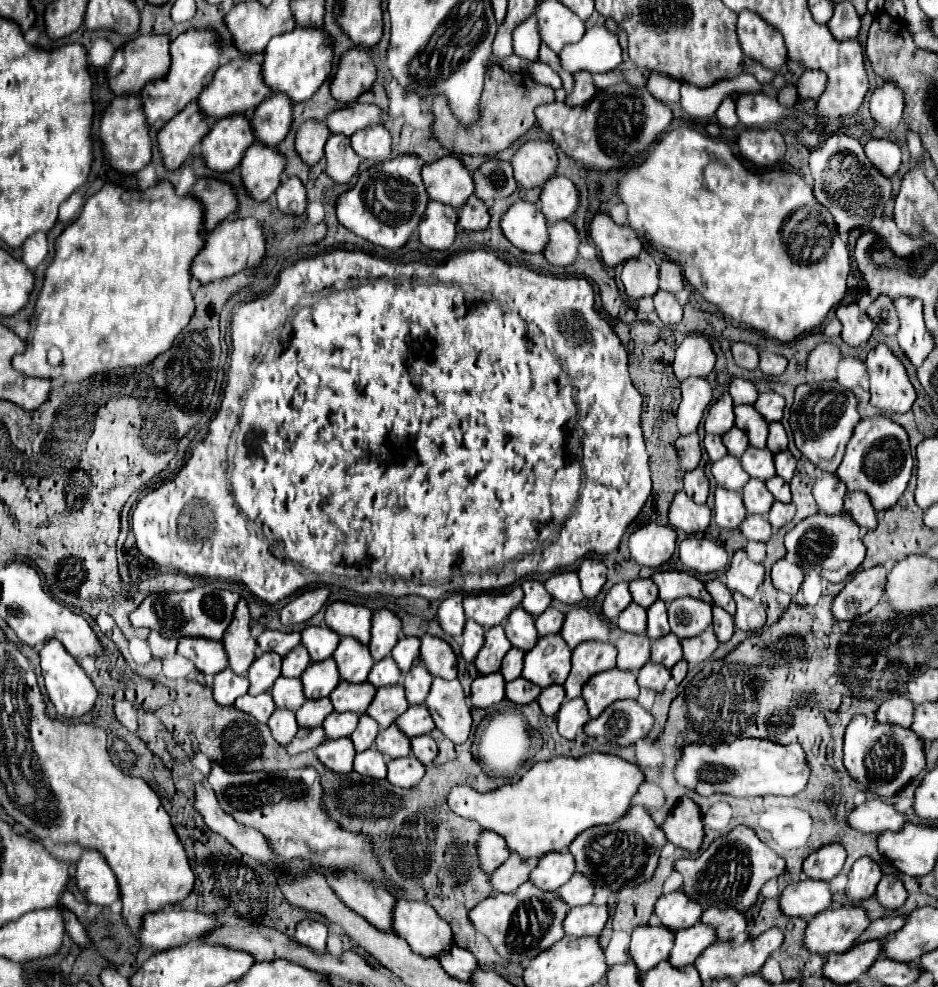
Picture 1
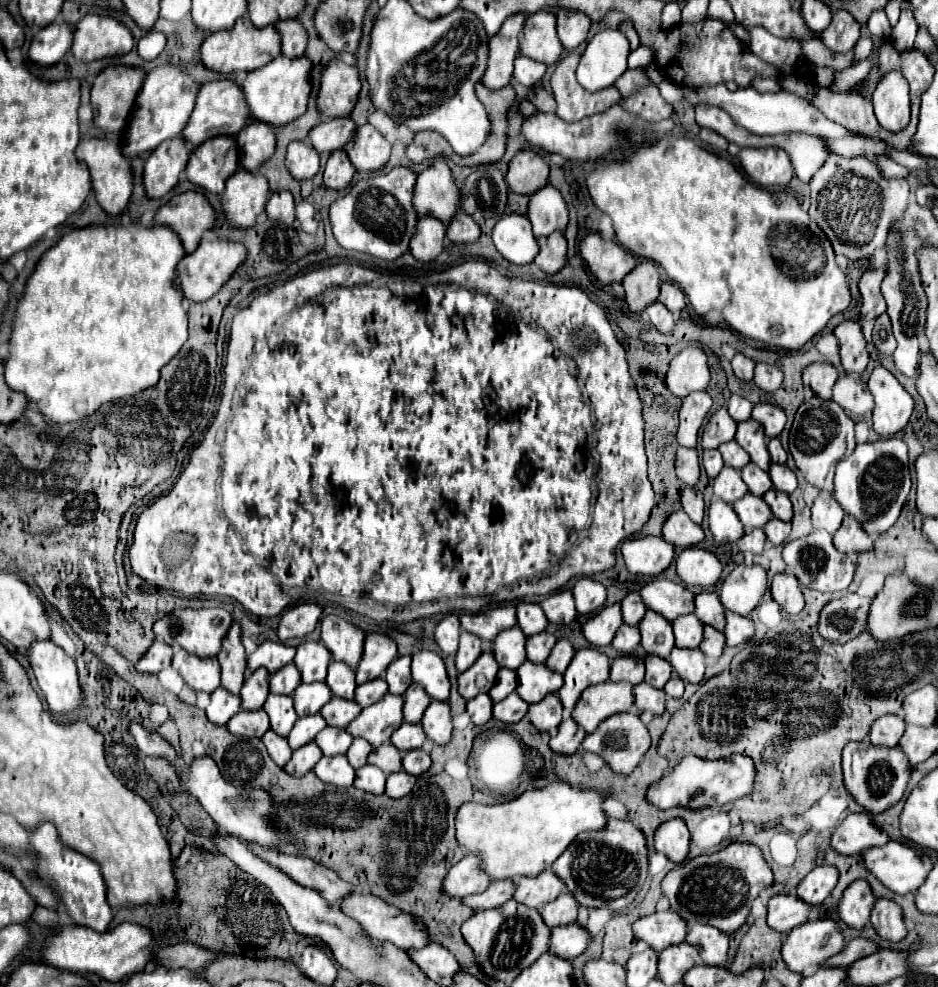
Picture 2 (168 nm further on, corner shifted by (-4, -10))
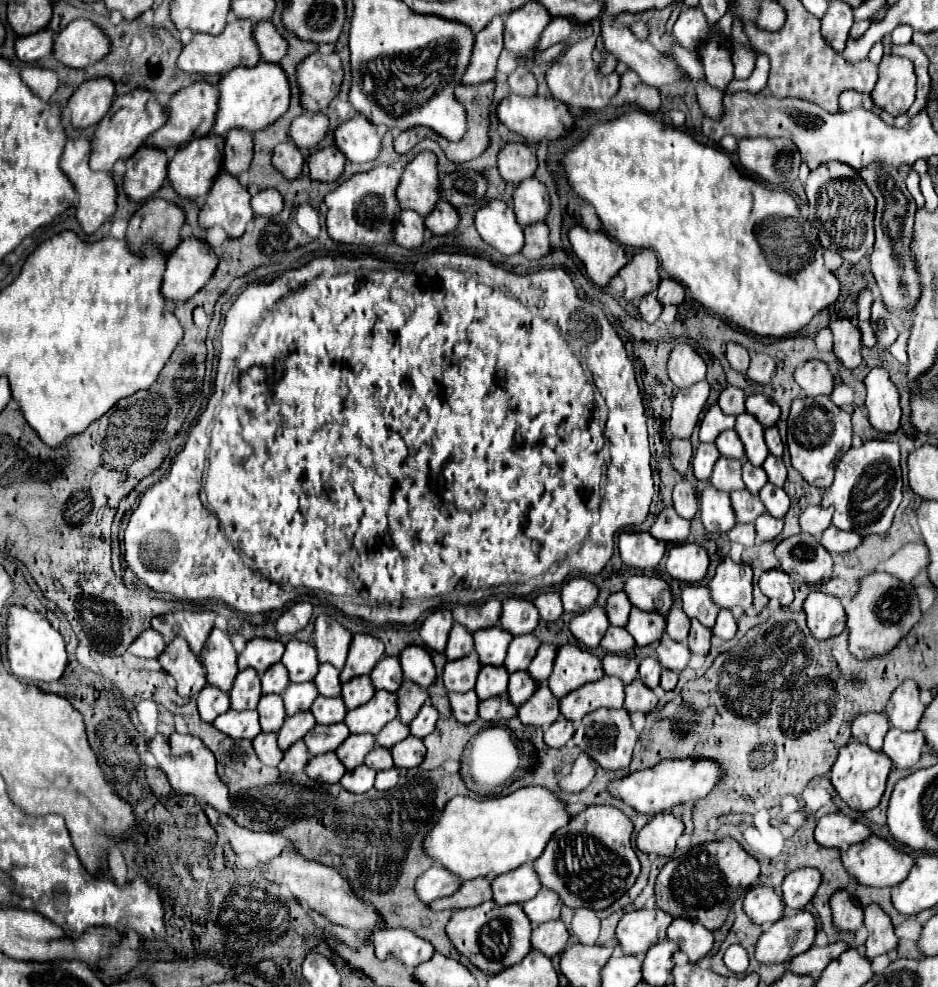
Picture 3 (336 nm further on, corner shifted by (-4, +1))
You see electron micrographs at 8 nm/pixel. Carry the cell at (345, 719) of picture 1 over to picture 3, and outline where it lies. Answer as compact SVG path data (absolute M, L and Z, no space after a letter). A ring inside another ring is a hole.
M333 723L333 725L317 725L303 739L311 755L321 755L327 751L335 751L349 735L351 733L345 723Z

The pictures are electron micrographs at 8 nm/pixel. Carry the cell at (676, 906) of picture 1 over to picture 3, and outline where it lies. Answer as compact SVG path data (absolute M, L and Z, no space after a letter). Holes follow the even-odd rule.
M637 909L623 915L617 925L617 939L623 945L625 955L645 955L649 947L663 941L667 937L667 927L671 925L673 917L661 909Z

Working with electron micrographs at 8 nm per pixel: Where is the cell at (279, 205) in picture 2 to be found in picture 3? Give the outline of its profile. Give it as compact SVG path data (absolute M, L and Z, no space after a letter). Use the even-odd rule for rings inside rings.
M265 189L265 191L259 191L257 195L251 197L251 205L253 205L255 215L275 217L283 211L285 201L283 201L283 195L277 193L277 189Z

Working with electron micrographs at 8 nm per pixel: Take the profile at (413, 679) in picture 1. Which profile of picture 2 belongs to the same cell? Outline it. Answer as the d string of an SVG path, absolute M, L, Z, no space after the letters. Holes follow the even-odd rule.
M411 684L407 692L403 694L403 720L409 724L419 724L423 718L425 708L429 706L431 698L425 694L425 690L419 684Z

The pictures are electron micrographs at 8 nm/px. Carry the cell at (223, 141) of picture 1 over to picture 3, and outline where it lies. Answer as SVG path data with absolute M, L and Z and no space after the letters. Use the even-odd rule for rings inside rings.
M209 133L185 143L169 165L169 179L185 197L207 195L221 171L225 139Z

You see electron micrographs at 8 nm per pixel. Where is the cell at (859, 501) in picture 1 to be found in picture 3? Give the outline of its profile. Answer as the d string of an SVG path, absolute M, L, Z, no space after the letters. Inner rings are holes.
M827 527L823 531L821 537L821 545L825 545L825 549L829 549L831 553L847 553L853 551L855 547L859 547L863 541L863 535L857 531L841 531L837 527Z

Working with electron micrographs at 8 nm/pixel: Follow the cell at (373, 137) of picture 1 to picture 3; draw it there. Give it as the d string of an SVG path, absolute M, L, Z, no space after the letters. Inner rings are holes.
M355 115L335 131L337 149L351 163L375 161L381 153L381 135L377 125L363 115Z

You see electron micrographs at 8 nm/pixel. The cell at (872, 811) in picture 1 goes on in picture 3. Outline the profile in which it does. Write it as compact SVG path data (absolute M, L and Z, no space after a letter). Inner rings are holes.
M839 811L823 815L815 827L815 841L823 847L847 849L853 843L865 841L871 835L871 829Z

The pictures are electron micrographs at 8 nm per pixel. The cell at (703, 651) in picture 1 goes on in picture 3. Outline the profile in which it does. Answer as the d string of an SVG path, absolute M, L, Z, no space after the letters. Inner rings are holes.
M663 635L655 653L663 669L671 669L671 671L683 671L691 661L689 647L685 643L677 643L669 639L669 635Z

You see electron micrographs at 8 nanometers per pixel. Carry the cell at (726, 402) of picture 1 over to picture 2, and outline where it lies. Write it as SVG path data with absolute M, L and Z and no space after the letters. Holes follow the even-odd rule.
M725 408L717 410L709 418L709 422L707 422L705 430L703 430L703 436L701 436L703 450L713 450L723 442L733 440L735 430L737 430L737 422L727 414L727 410Z

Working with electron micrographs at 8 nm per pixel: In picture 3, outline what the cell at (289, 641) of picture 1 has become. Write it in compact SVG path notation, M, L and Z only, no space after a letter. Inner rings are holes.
M255 637L247 643L245 651L239 653L237 657L237 665L239 669L247 669L253 667L259 673L263 673L265 669L269 669L271 665L275 665L277 661L281 661L285 651L285 645L281 641L275 639L263 639L263 637Z

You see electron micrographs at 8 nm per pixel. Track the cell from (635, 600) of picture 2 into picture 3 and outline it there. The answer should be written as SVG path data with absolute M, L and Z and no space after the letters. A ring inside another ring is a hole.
M623 591L613 593L607 599L607 615L609 615L611 625L627 625L627 617L629 617L631 607L633 605L631 605L627 593L623 593Z

